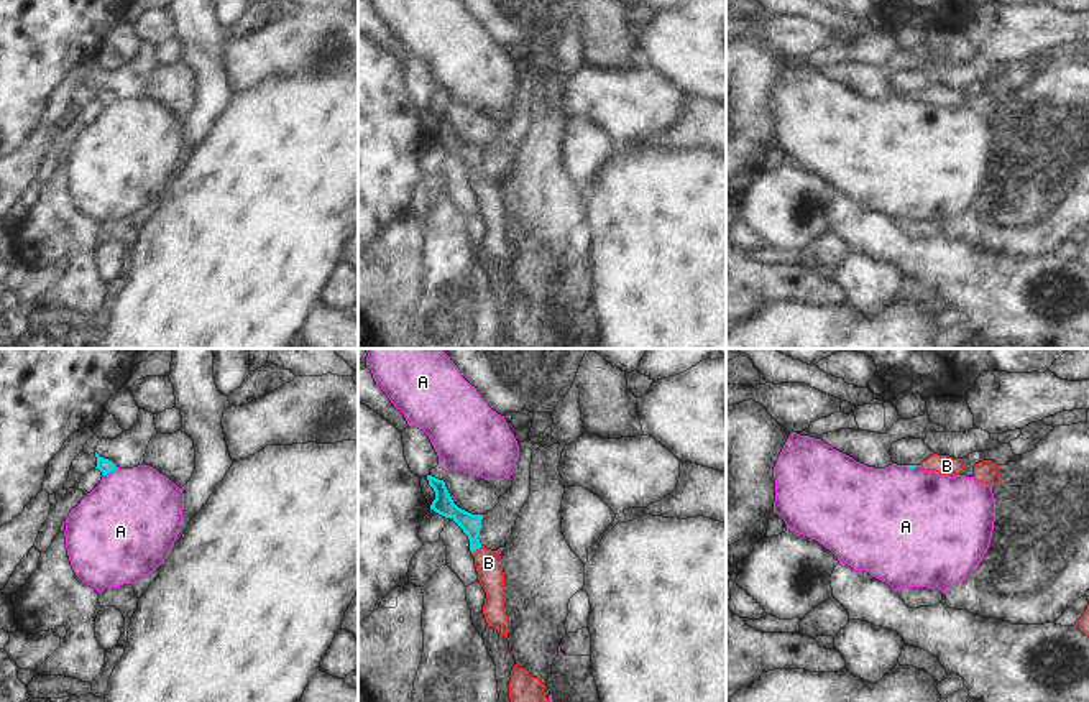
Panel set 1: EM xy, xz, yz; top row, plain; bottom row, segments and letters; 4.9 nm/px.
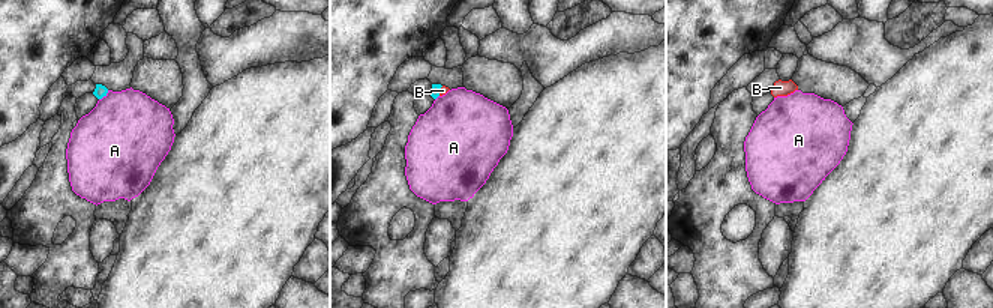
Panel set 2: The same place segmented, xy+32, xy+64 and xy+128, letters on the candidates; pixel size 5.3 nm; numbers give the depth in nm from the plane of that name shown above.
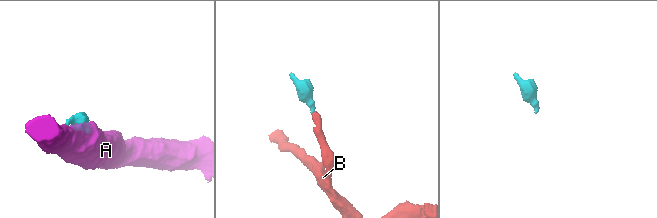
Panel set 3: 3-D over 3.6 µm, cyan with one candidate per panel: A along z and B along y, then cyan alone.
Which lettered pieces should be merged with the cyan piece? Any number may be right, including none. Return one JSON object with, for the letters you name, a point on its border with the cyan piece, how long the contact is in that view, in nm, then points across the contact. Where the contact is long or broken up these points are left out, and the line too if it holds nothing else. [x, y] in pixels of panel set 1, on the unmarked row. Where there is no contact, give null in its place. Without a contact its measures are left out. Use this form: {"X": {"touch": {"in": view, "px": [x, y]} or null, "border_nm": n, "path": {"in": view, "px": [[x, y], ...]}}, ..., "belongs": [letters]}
{"B": {"touch": {"in": "xz", "px": [477, 180]}, "border_nm": 70, "path": {"in": "xz", "px": [[470, 155], [477, 180], [488, 194]]}}, "belongs": ["B"]}

